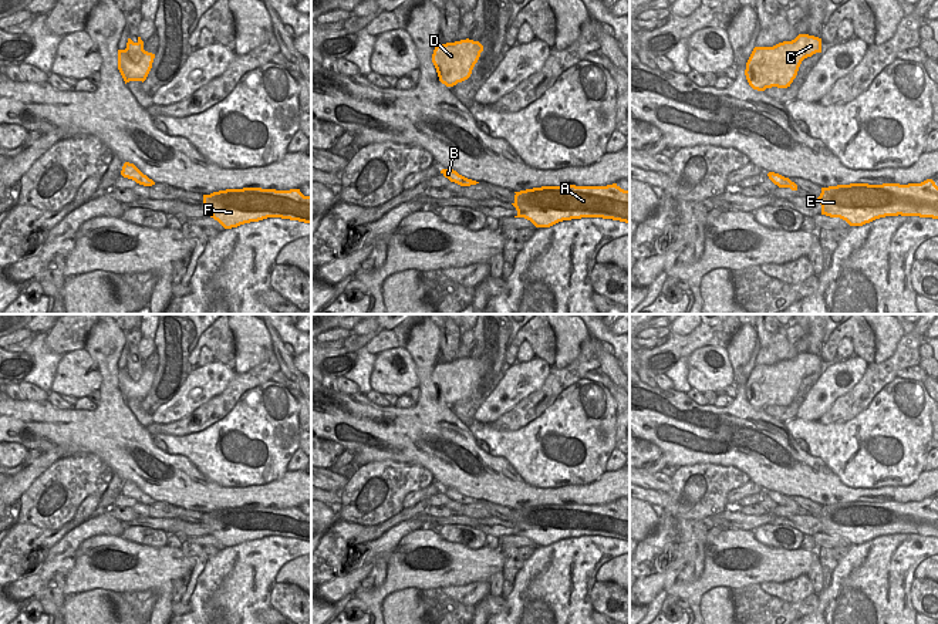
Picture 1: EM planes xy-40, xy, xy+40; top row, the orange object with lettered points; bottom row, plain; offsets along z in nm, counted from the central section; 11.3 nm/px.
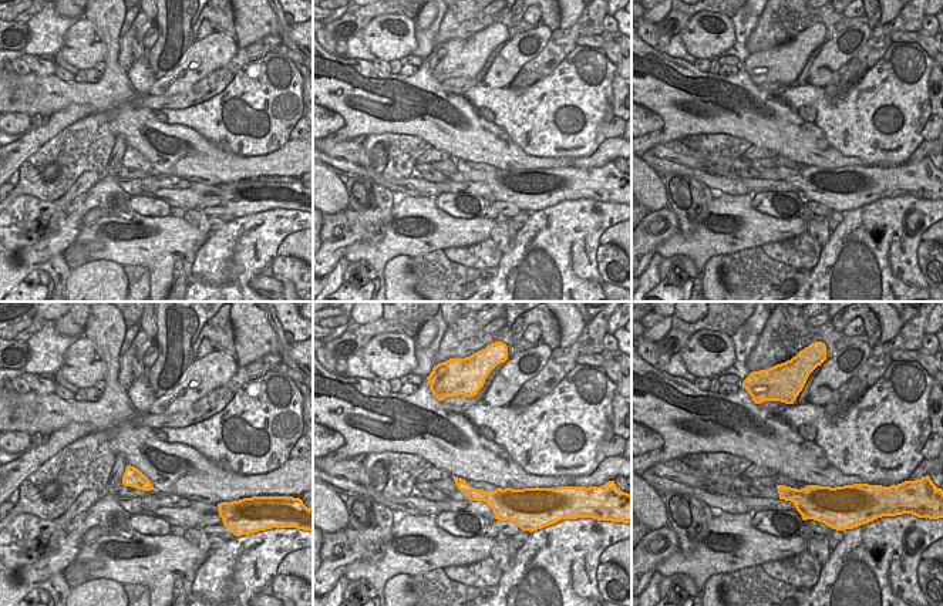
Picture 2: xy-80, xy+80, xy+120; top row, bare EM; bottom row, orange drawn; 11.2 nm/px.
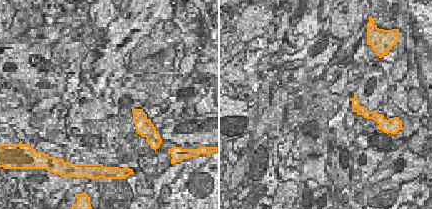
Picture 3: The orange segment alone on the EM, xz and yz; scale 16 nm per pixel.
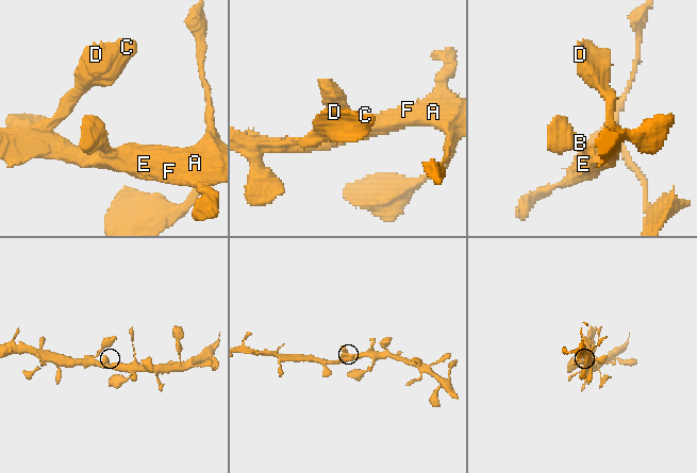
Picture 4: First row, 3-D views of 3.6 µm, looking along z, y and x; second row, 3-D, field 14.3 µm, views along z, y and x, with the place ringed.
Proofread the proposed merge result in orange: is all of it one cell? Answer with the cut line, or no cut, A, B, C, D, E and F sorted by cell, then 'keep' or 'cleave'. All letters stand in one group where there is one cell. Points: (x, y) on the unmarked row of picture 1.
no cut | A B C D E F | keep

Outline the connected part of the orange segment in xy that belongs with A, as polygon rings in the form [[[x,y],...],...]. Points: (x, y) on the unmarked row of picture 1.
[[[617,502],[607,505],[541,505],[514,510],[517,533],[536,546],[563,539],[603,536],[630,542],[630,509]]]

